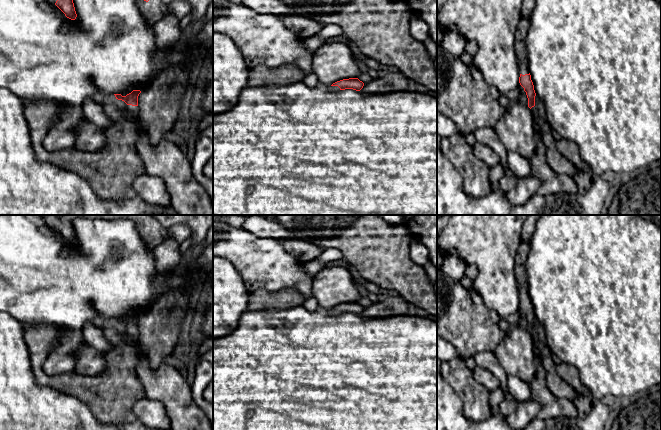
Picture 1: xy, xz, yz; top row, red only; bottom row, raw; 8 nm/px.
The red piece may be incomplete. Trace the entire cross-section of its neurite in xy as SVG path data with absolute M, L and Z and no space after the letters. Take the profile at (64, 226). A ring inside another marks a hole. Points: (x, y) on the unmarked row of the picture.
M41 215L48 226L56 229L71 244L75 244L77 241L73 222L82 216L85 215Z

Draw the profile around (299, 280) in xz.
M213 220L213 256L222 257L233 264L249 294L256 291L274 293L290 288L304 298L312 297L313 277L306 273L303 263L284 249L282 241L259 238L243 228L234 228Z

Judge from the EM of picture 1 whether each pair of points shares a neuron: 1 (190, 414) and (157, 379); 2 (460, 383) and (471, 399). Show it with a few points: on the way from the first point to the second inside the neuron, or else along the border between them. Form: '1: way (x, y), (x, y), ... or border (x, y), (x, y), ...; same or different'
1: way (181, 405), (166, 388); same
2: way (464, 387), (471, 395); same

